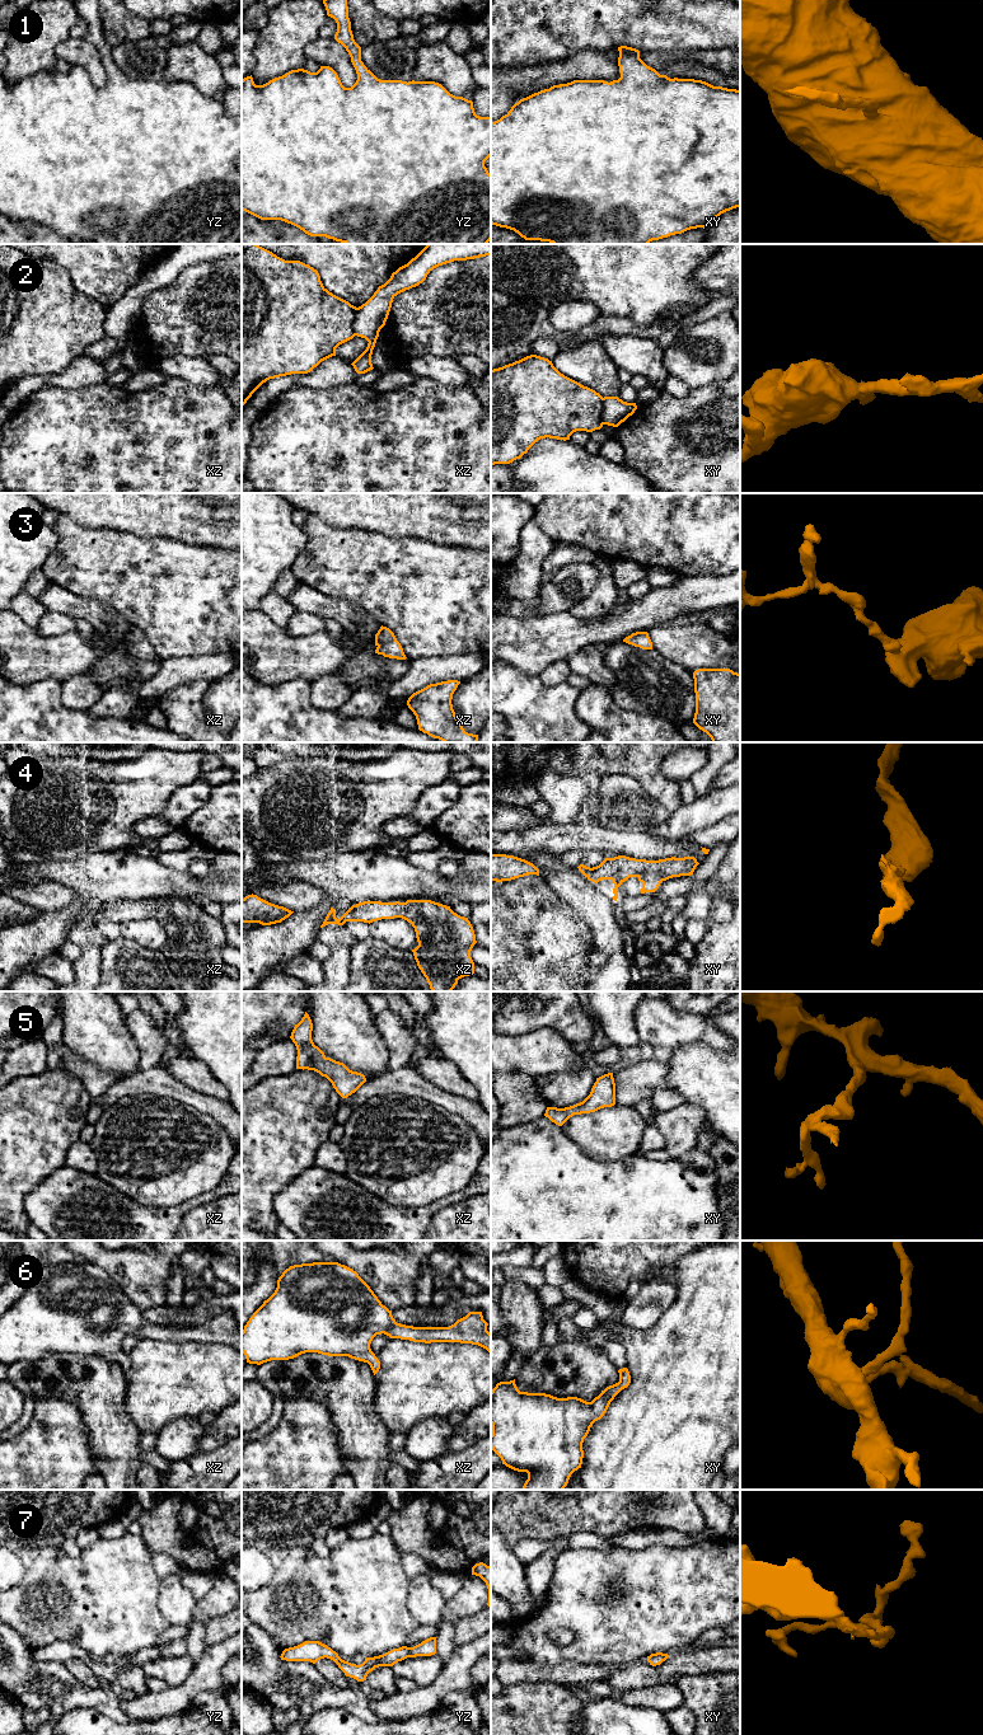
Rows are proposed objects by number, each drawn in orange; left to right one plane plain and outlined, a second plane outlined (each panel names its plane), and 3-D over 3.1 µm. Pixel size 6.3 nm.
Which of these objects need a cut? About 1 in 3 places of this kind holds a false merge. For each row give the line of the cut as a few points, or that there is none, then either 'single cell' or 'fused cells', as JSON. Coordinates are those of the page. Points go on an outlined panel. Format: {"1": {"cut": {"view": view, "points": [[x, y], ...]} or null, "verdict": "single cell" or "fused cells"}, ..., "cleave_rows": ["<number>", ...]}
{"1": {"cut": null, "verdict": "single cell"}, "2": {"cut": {"view": "xz", "points": [[356, 308], [352, 323], [354, 334]]}, "verdict": "fused cells"}, "3": {"cut": null, "verdict": "single cell"}, "4": {"cut": null, "verdict": "single cell"}, "5": {"cut": null, "verdict": "single cell"}, "6": {"cut": null, "verdict": "single cell"}, "7": {"cut": null, "verdict": "single cell"}, "cleave_rows": ["2"]}

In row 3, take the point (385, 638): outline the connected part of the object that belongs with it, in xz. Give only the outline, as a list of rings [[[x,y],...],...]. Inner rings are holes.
[[[382,625],[378,633],[375,634],[375,646],[375,653],[378,655],[397,660],[407,658],[394,633],[387,627]]]

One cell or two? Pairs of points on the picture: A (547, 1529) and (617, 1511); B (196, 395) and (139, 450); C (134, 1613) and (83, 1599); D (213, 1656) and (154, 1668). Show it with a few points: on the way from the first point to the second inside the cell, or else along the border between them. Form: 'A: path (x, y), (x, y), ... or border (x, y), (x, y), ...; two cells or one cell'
A: path (565, 1514), (599, 1511); one cell
B: path (181, 407), (177, 415), (154, 437); one cell
C: path (121, 1613), (107, 1600), (96, 1600); one cell
D: border (196, 1664), (191, 1673), (174, 1686); two cells

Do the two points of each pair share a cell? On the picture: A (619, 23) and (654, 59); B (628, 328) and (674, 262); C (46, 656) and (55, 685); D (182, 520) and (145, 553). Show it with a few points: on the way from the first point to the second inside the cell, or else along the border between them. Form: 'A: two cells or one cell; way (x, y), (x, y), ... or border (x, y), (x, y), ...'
A: two cells; border (640, 50), (677, 51)
B: two cells; border (603, 315), (626, 317), (639, 327), (661, 318)
C: two cells; border (61, 680), (42, 678), (23, 685)
D: two cells; border (134, 534), (172, 537), (192, 544)

